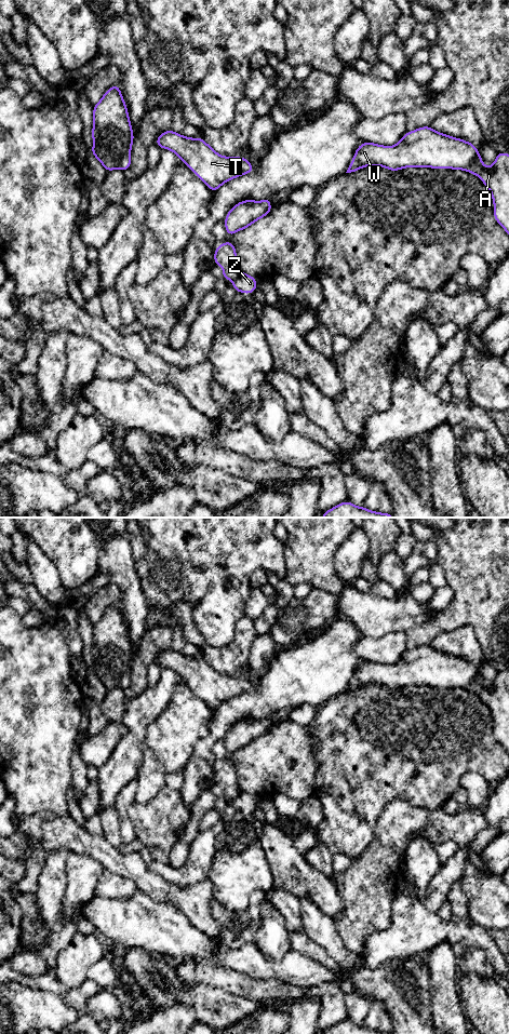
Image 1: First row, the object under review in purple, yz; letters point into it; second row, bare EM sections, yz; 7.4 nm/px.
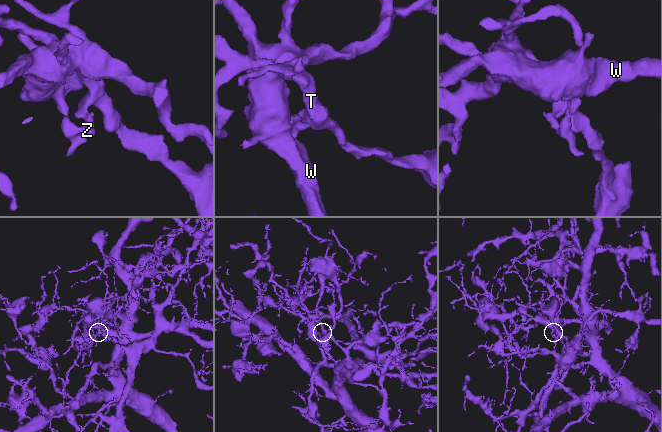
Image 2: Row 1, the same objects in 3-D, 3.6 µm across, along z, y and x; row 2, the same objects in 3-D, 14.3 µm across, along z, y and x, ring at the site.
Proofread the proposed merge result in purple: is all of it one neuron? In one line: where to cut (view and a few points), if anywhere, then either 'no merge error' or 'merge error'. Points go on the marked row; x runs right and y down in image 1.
cut in yz along (241, 273), (233, 281); merge error

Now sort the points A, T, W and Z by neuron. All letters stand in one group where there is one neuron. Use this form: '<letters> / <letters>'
A W Z / T

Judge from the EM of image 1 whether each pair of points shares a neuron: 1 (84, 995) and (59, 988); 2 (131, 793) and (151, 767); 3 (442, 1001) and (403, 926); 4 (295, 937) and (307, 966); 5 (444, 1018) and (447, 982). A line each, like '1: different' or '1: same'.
1: same
2: different
3: different
4: different
5: same

